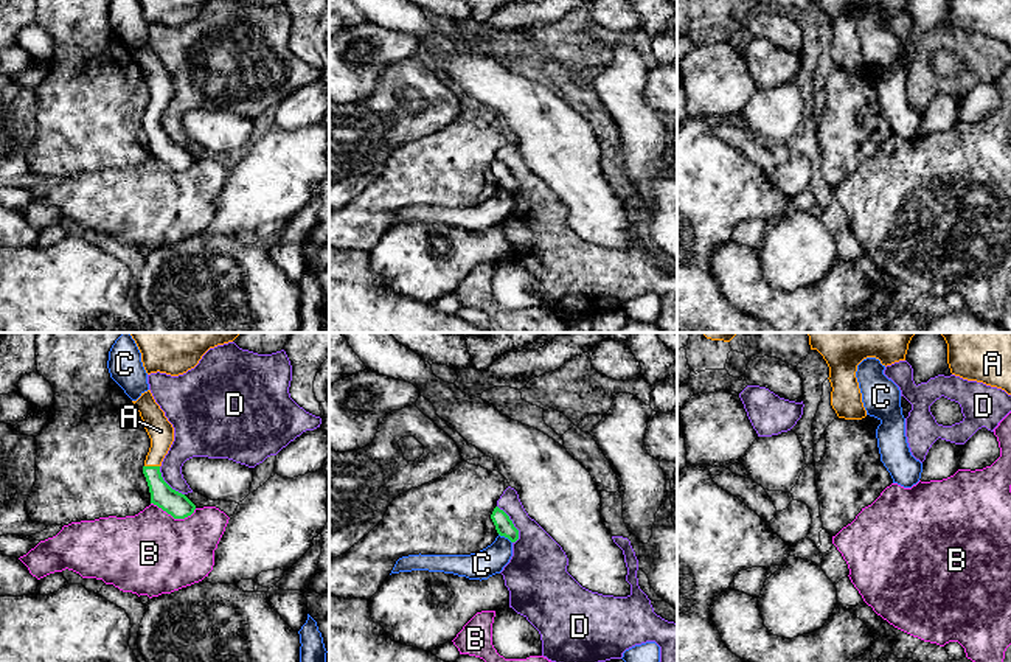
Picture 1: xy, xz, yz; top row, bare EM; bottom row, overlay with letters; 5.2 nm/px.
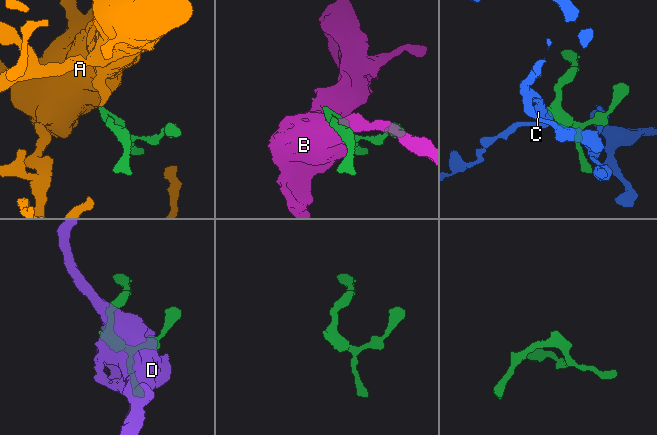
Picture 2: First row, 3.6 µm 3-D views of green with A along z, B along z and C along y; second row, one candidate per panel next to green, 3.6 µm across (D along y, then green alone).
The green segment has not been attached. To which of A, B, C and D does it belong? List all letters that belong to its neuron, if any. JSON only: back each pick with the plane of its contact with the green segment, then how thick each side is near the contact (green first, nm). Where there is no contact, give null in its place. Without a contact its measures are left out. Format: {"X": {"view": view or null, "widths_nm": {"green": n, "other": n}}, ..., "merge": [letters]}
{"A": {"view": "xy", "widths_nm": {"green": 130, "other": 140}}, "merge": ["A"]}

